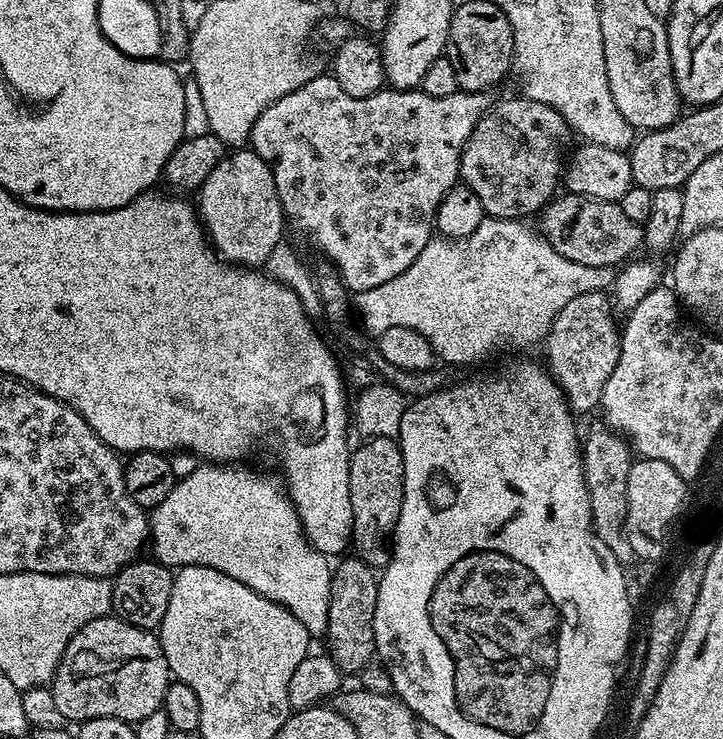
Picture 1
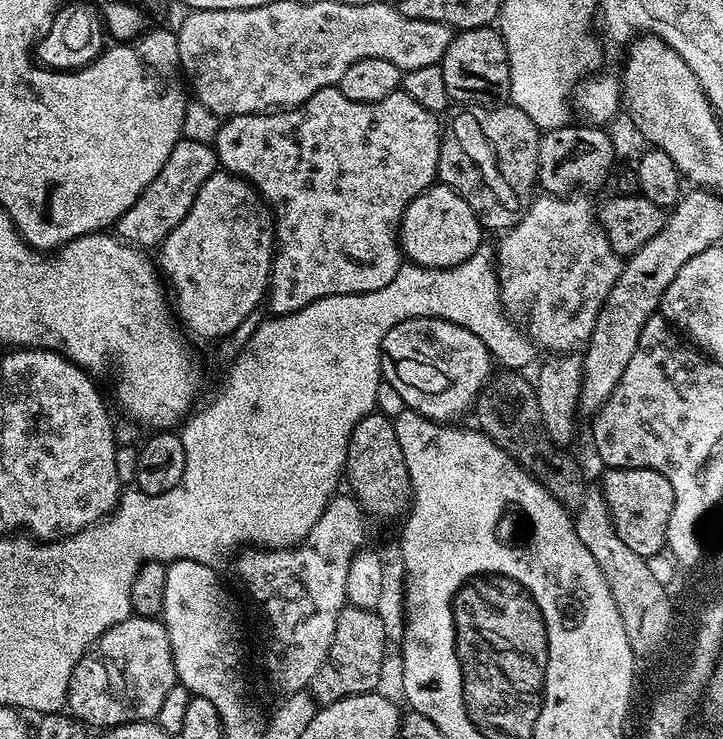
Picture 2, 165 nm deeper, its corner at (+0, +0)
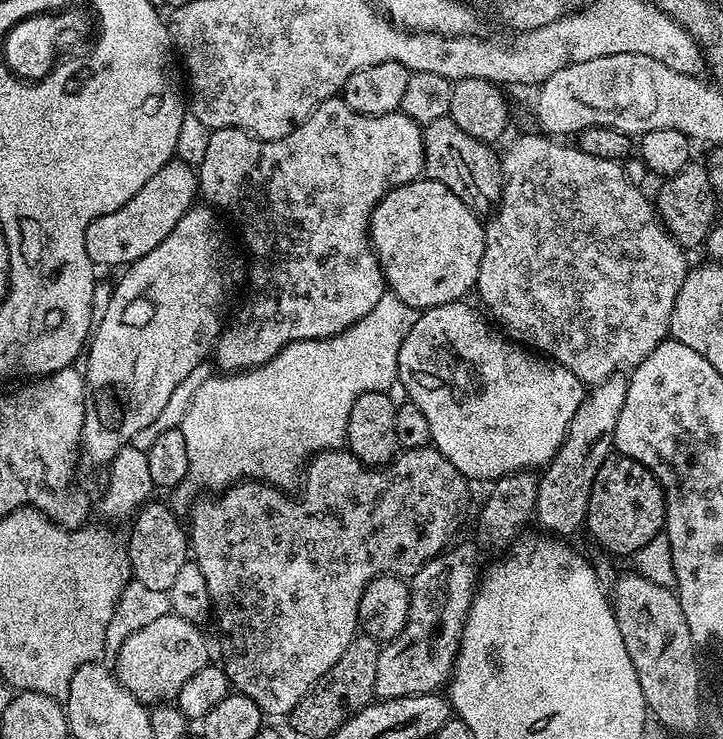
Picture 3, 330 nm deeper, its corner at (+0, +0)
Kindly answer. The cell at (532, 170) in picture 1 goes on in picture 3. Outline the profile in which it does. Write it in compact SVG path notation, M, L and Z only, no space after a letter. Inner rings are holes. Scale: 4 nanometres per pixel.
M451 116L423 125L424 133L424 171L423 175L434 182L442 182L470 210L477 214L491 213L499 205L500 190L504 186L502 160L491 144L483 144L478 138L470 138L456 125Z

